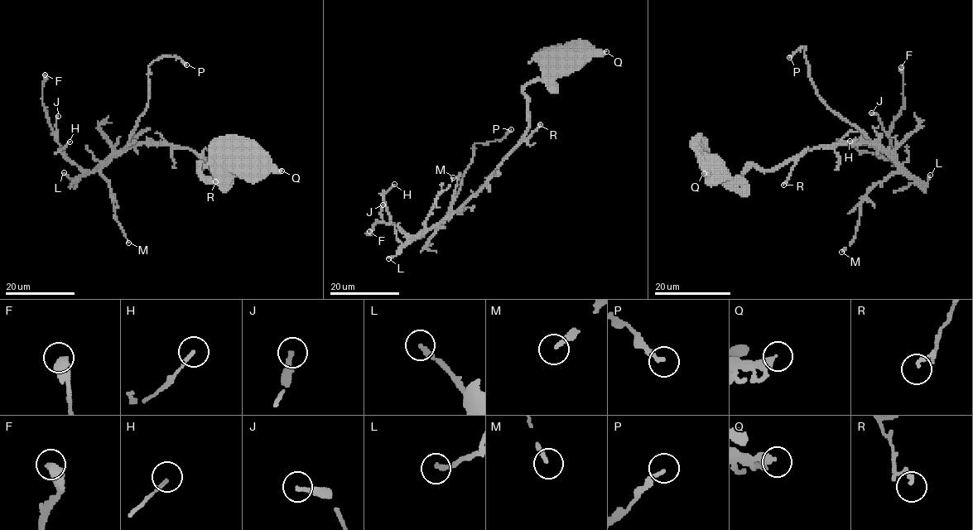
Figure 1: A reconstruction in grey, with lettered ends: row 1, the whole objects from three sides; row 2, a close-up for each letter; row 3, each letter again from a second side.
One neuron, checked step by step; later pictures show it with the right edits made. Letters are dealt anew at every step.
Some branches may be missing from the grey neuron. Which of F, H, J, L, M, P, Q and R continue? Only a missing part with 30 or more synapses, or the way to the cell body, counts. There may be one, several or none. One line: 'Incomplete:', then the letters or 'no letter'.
Incomplete: no letter

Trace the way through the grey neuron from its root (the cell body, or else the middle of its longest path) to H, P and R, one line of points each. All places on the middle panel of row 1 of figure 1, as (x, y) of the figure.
H: (566, 60), (553, 87), (541, 80), (525, 87), (521, 142), (443, 219), (407, 235), (384, 202), (394, 184)
P: (566, 60), (553, 87), (541, 80), (525, 87), (521, 142), (452, 212), (473, 145), (511, 129)
R: (566, 60), (570, 65), (554, 80), (553, 87), (532, 80), (523, 89), (527, 121), (524, 137), (540, 124)

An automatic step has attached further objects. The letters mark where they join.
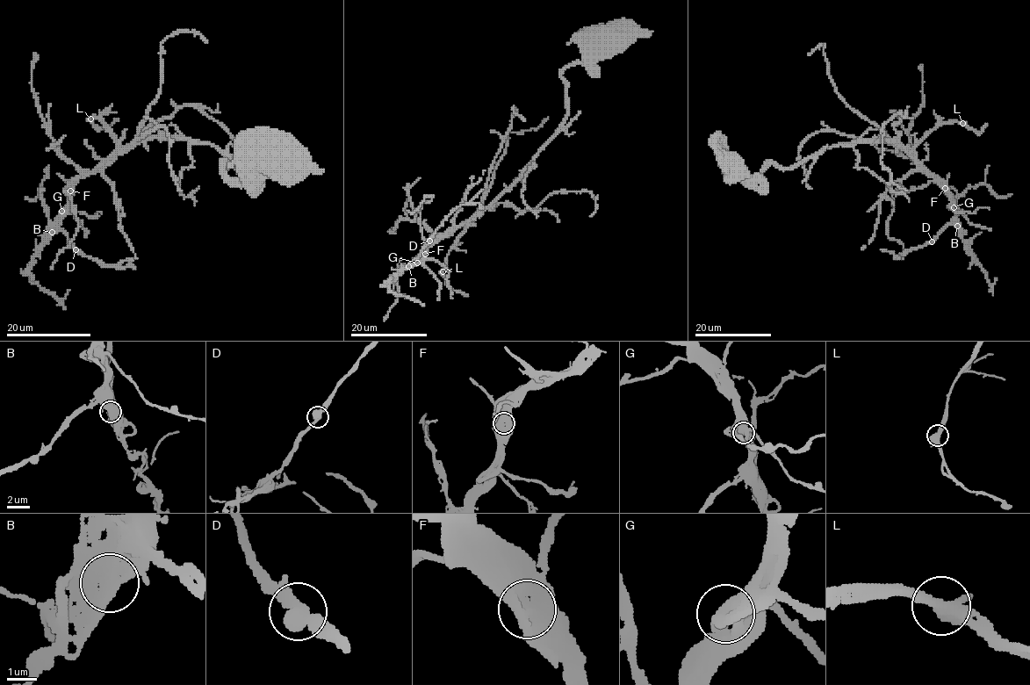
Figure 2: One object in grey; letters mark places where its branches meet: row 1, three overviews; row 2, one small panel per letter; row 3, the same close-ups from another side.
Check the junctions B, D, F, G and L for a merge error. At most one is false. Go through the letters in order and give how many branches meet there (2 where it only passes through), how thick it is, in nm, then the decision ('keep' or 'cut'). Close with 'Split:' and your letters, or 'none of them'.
B: branches 1; calibre 650 nm; keep
D: branches 2; calibre 440 nm; keep
F: branches 1; calibre 750 nm; keep
G: branches 1; calibre 850 nm; keep
L: branches 2; calibre 480 nm; keep
Split: none of them

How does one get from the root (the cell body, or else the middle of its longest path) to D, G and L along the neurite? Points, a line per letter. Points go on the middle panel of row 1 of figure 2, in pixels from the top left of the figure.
D: (609, 41), (594, 70), (571, 63), (562, 74), (566, 117), (529, 167), (414, 264), (429, 241)
G: (609, 41), (594, 70), (571, 63), (562, 74), (566, 117), (529, 167), (417, 263)
L: (609, 41), (613, 46), (594, 70), (580, 63), (564, 70), (566, 117), (558, 131), (471, 219), (442, 270)

